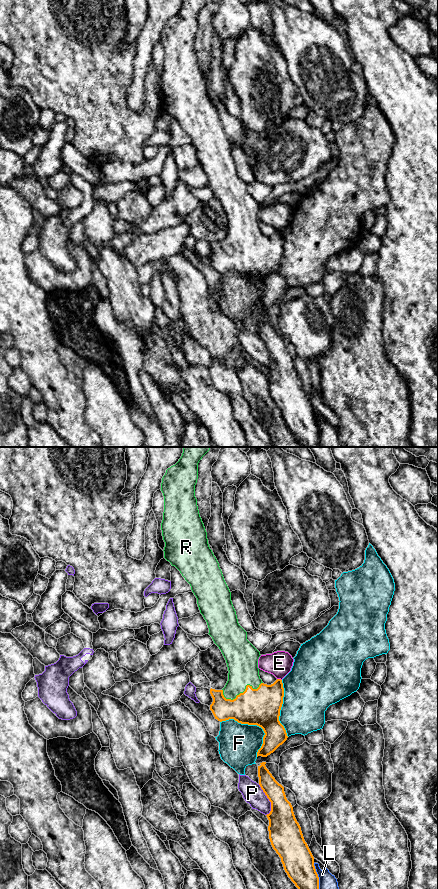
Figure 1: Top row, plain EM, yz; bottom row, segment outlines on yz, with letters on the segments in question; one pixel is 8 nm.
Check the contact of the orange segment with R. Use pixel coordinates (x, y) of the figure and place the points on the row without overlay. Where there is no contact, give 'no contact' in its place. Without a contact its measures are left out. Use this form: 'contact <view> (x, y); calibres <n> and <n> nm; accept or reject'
contact yz (244, 243); calibres 300 and 260 nm; accept

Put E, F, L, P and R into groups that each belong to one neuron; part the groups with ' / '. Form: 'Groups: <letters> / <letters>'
Groups: E / F / L / P / R

